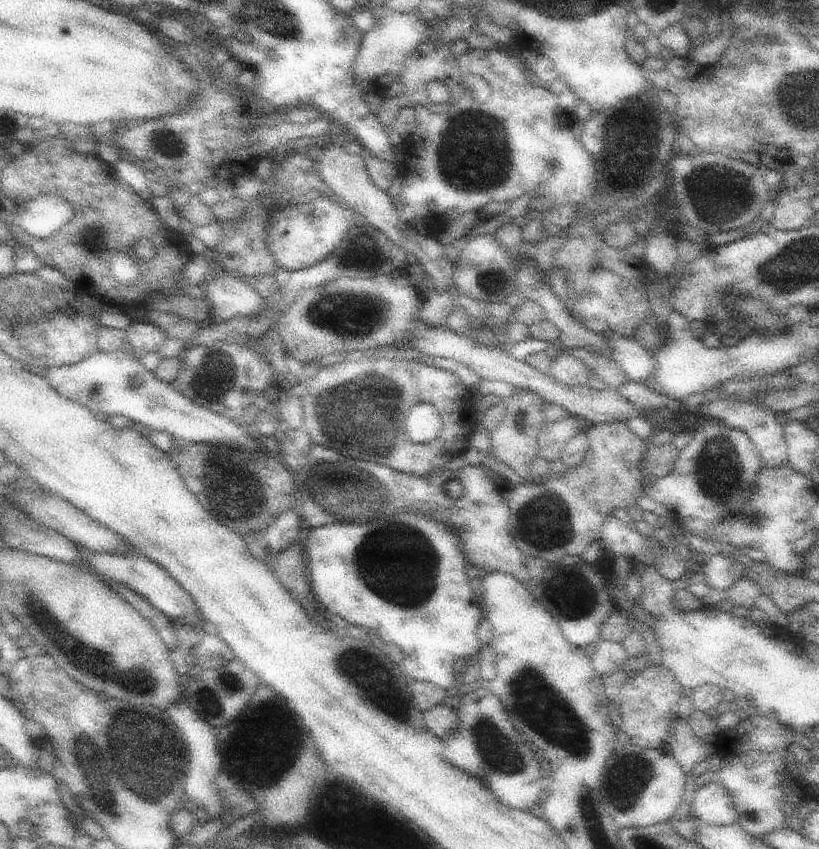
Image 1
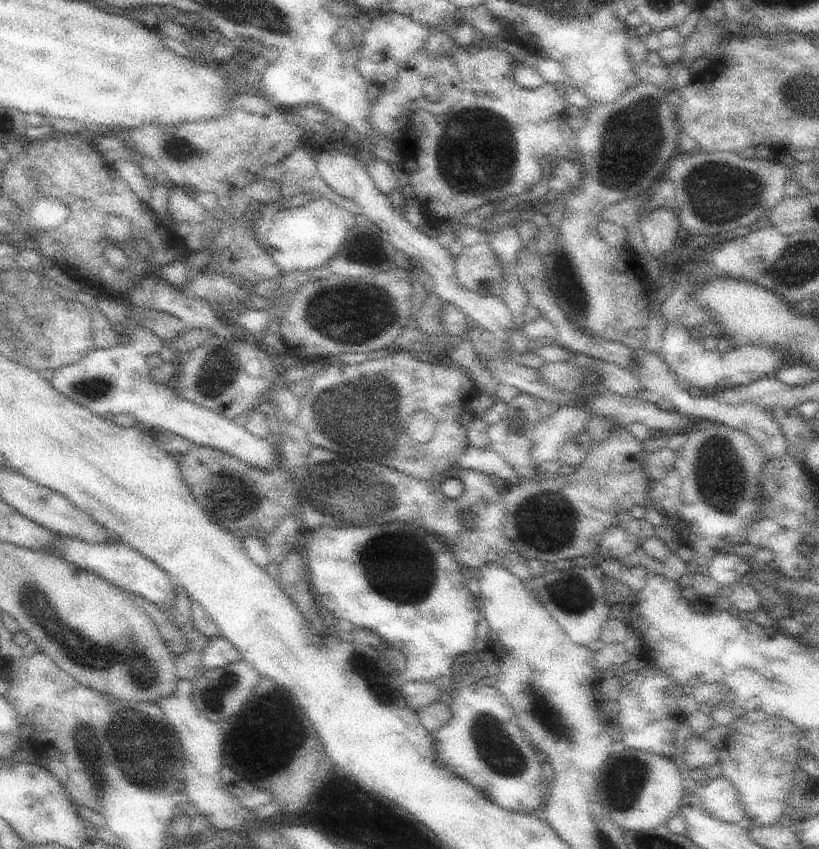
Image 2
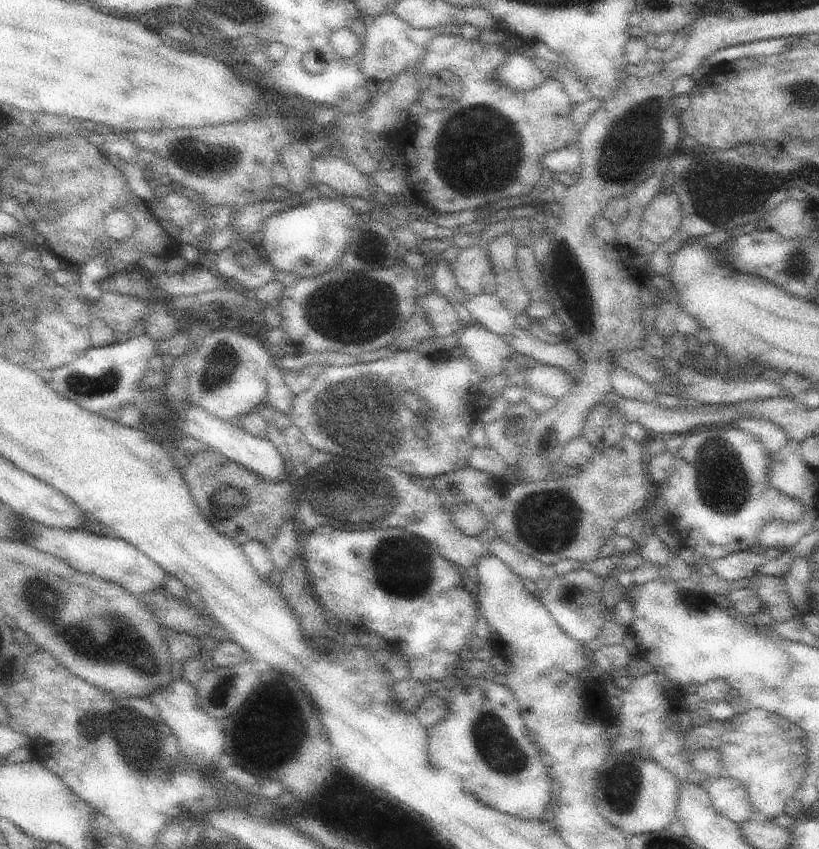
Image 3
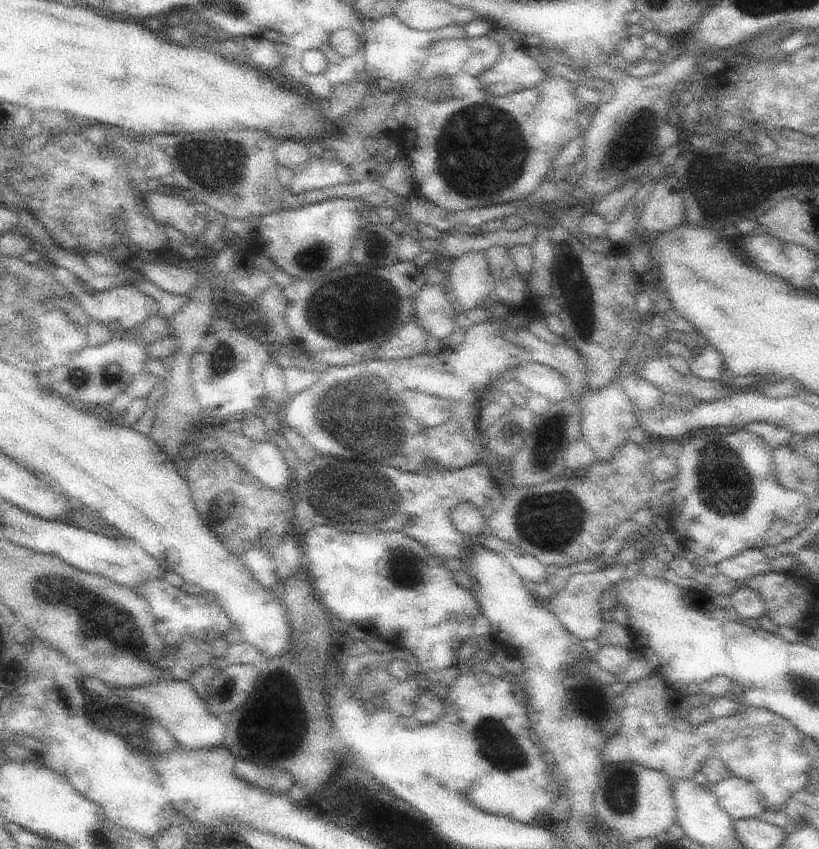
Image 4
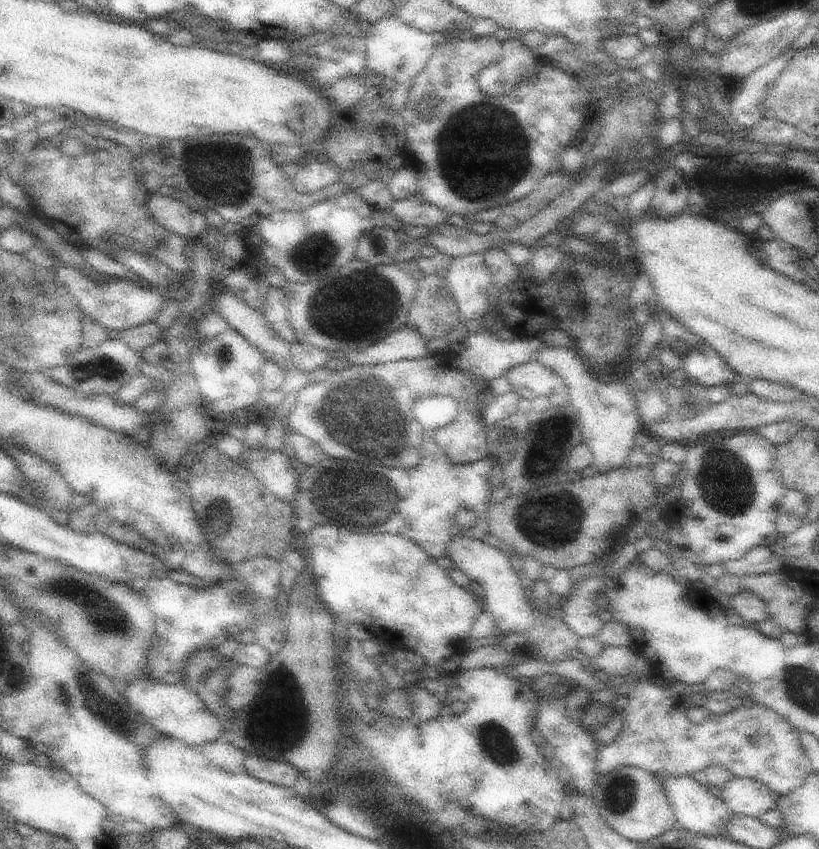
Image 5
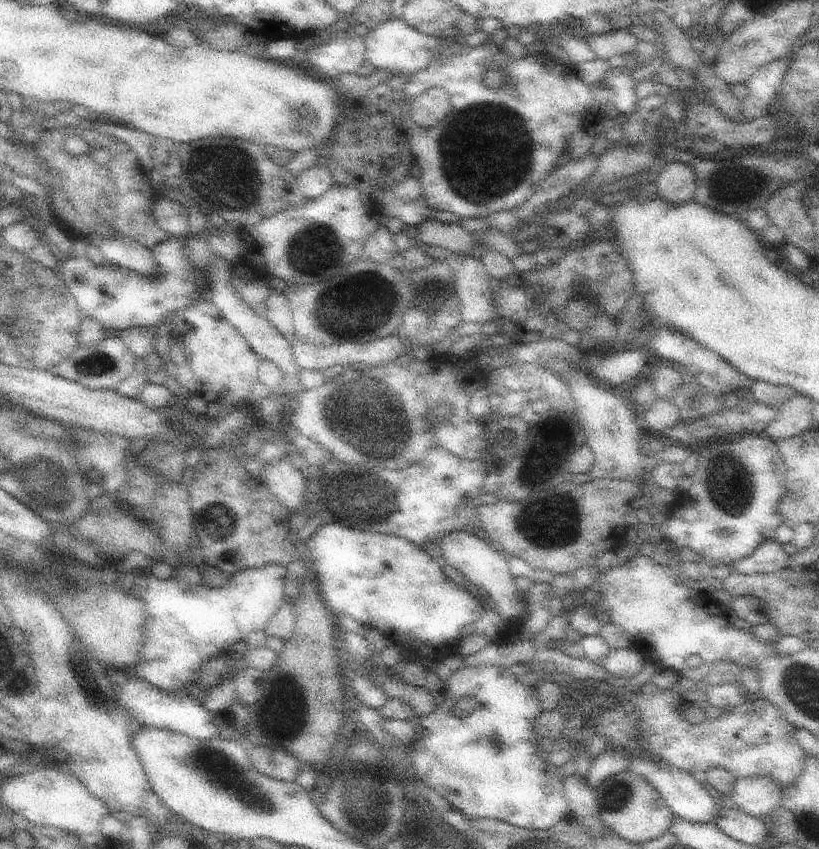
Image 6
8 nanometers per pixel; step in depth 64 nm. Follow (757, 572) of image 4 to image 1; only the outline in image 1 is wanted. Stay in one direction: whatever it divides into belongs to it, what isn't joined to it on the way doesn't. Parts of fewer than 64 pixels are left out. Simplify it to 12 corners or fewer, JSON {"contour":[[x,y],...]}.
{"contour":[[729,554],[711,556],[703,574],[709,588],[729,592],[743,566]]}

